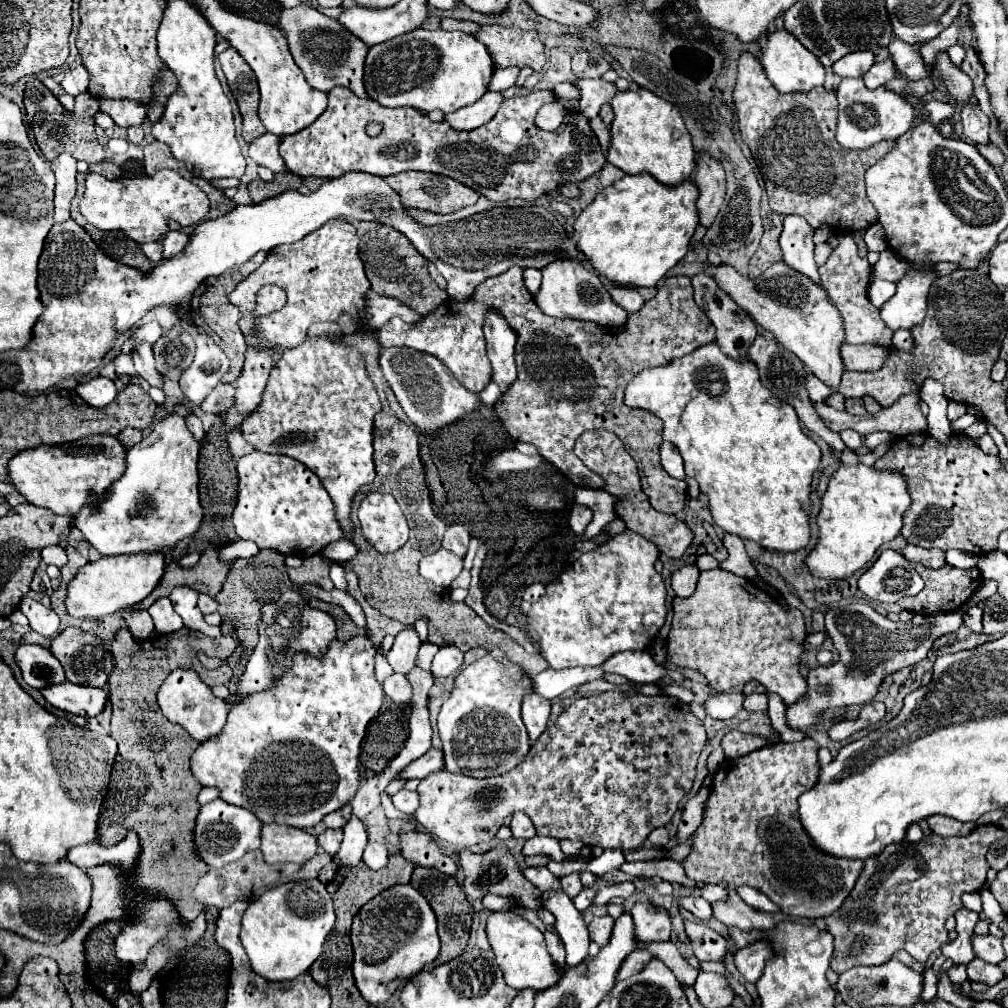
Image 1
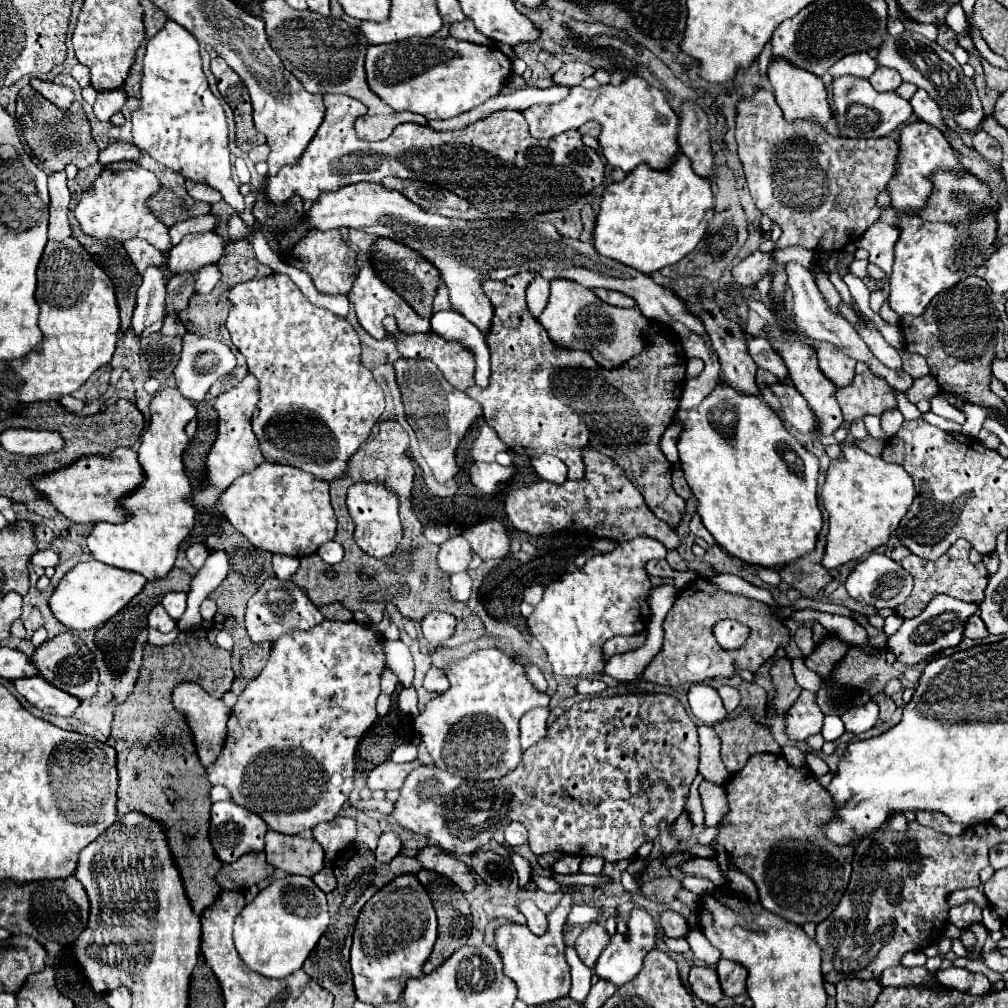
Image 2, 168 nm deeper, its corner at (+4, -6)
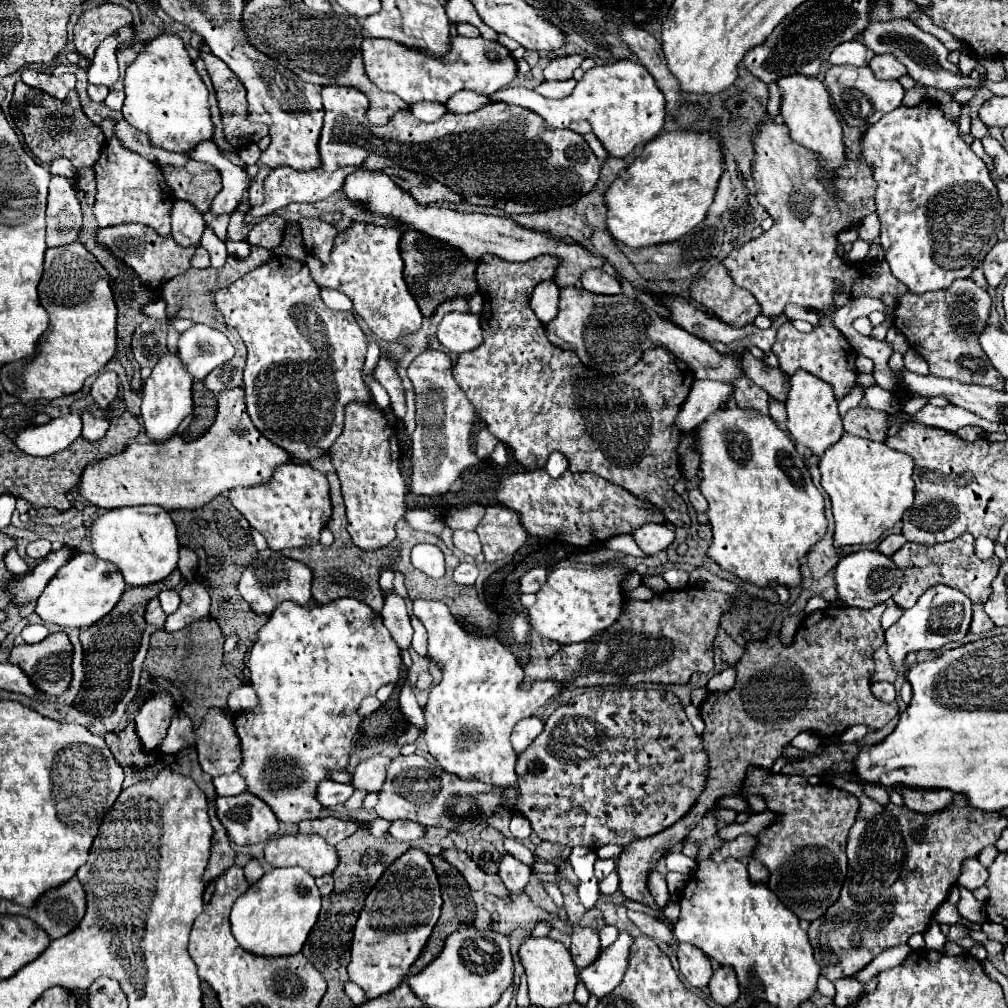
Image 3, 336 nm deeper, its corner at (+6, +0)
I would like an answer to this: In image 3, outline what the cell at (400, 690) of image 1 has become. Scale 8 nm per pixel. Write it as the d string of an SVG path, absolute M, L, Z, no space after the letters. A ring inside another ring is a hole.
M367 696L367 698L361 702L361 708L359 708L357 712L359 712L359 716L361 716L361 718L365 718L365 716L373 714L379 706L381 706L381 702L379 702L375 696Z

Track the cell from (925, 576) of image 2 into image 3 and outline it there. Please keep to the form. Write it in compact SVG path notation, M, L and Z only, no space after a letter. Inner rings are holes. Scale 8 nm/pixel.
M963 534L957 540L941 542L941 544L933 544L933 546L907 542L901 550L897 550L891 556L891 560L895 562L897 568L903 570L903 582L897 590L897 594L893 596L895 604L901 608L911 608L917 602L917 598L935 584L945 584L945 586L957 588L975 604L987 602L991 596L991 582L997 578L997 568L1001 566L1001 560L997 556L993 556L989 560L979 560L975 556L973 540L975 538L971 534Z

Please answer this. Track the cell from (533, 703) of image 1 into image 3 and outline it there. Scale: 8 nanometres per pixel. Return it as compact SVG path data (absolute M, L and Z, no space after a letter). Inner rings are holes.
M537 716L517 722L513 728L513 734L511 734L511 744L513 744L515 752L521 754L527 746L533 744L537 734L541 734L541 732L543 732L543 722Z

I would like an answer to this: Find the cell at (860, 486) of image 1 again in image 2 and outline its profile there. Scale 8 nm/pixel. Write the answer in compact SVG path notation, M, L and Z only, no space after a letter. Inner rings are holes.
M844 421L842 426L848 431L847 440L841 444L843 458L831 460L821 492L823 506L829 514L825 556L821 560L821 566L827 570L837 570L849 562L861 562L865 558L863 554L885 546L915 496L913 478L899 464L889 464L883 458L869 456L855 448L850 423Z

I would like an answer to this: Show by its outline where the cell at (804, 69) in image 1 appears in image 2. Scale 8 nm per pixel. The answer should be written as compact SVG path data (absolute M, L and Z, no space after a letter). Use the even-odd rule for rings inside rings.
M777 58L769 64L769 70L767 70L767 78L773 86L773 94L775 94L775 100L779 104L779 108L783 110L783 116L785 120L797 120L797 118L809 118L809 120L815 120L817 124L825 126L827 120L831 118L831 108L827 104L827 92L825 92L825 84L819 76L803 70L803 68L797 68L797 66L791 66L791 62L787 62L785 58Z

